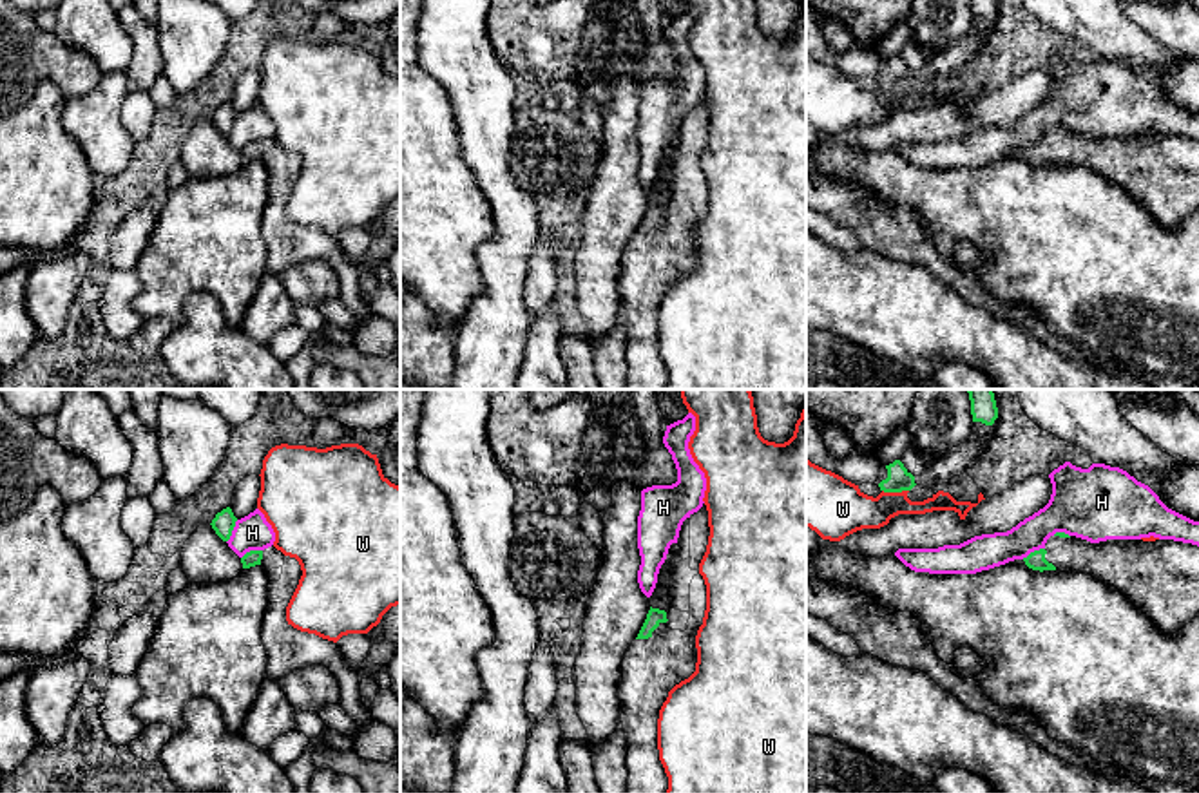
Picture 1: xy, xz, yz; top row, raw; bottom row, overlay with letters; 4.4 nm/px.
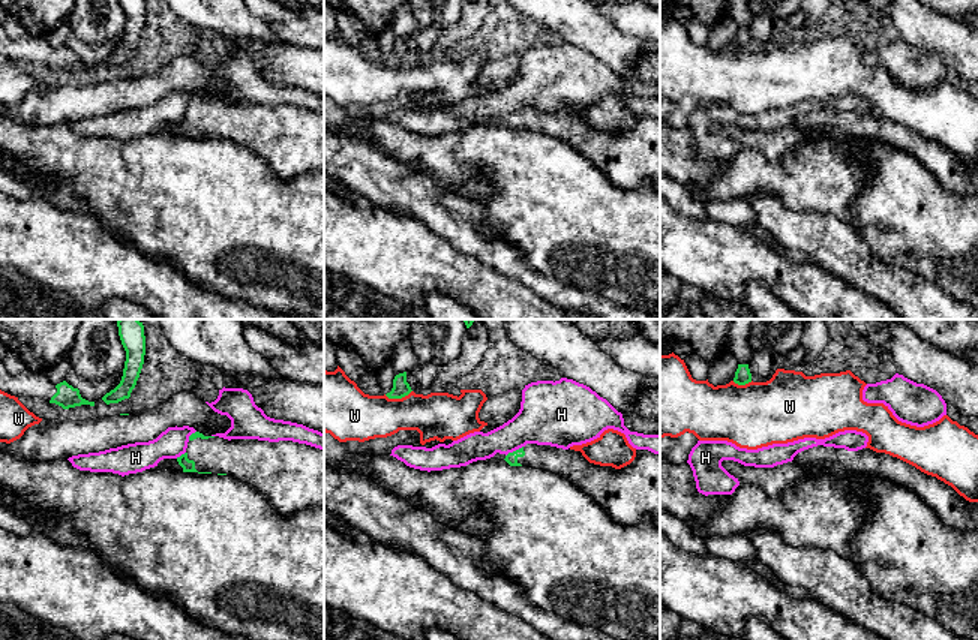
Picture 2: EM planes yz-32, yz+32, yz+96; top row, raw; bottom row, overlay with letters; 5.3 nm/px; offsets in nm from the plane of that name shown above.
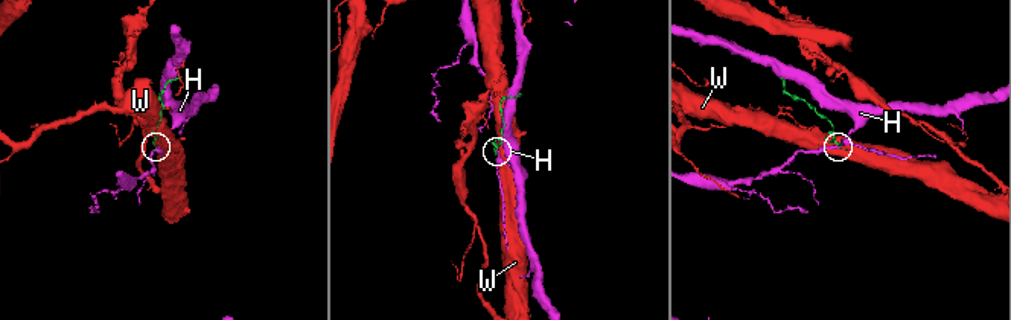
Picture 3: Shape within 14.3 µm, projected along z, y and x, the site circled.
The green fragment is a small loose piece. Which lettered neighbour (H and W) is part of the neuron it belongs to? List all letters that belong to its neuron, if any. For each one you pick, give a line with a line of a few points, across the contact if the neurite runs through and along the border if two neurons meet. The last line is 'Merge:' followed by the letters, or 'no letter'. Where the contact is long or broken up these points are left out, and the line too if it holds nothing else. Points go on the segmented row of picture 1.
Merge: no letter

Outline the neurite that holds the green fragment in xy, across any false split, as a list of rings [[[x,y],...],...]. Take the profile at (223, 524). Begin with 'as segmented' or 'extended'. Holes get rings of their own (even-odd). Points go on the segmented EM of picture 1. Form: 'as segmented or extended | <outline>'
as segmented | [[[226,507],[216,514],[210,525],[223,541],[228,541],[235,527],[235,521],[237,518],[234,516],[232,509]]]

